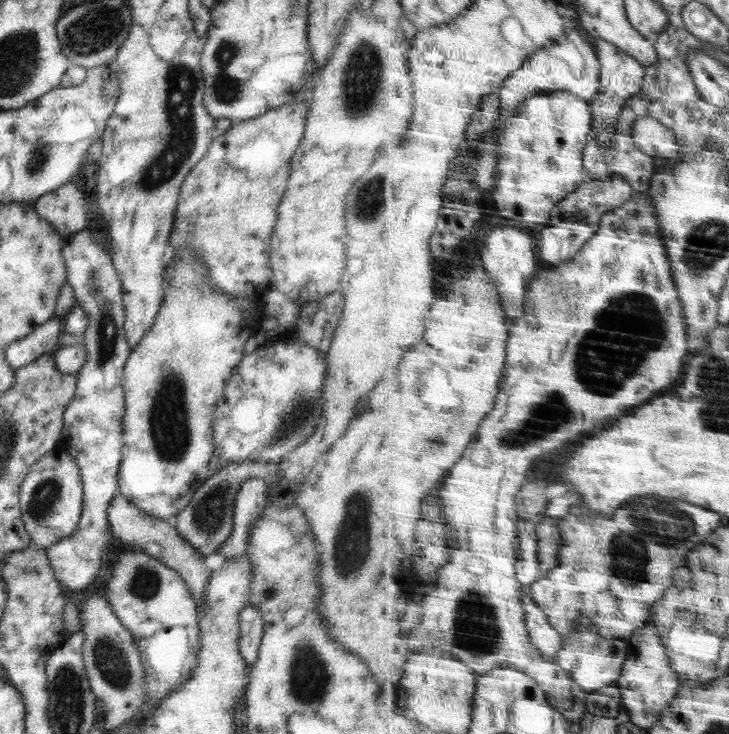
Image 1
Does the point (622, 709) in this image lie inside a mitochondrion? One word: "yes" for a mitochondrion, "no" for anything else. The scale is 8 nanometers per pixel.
no

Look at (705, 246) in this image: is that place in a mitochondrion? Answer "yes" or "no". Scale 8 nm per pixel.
yes

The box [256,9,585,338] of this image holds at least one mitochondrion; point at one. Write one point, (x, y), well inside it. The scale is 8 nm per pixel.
(361, 80)

